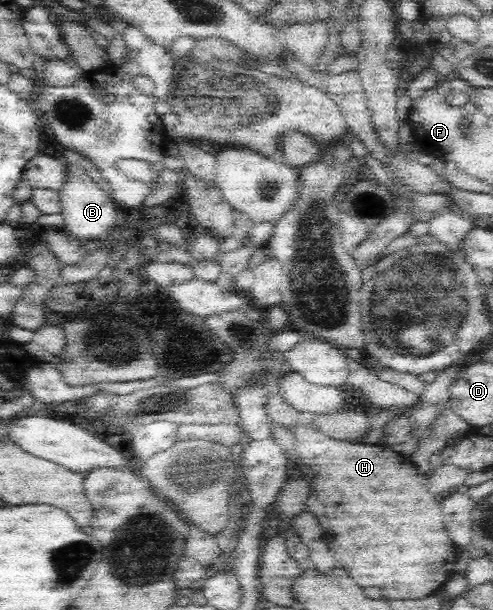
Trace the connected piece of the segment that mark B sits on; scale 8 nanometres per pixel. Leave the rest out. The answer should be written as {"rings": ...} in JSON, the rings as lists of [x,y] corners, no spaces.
{"rings":[[[66,163],[67,180],[65,186],[58,191],[61,202],[61,217],[64,224],[61,231],[76,240],[88,239],[91,244],[102,242],[114,229],[116,221],[116,205],[100,186],[92,180],[86,170]]]}

